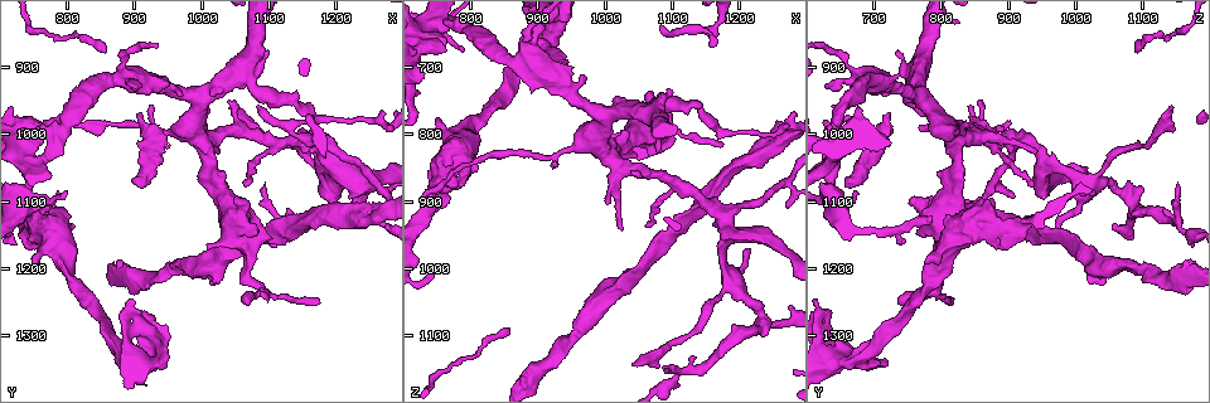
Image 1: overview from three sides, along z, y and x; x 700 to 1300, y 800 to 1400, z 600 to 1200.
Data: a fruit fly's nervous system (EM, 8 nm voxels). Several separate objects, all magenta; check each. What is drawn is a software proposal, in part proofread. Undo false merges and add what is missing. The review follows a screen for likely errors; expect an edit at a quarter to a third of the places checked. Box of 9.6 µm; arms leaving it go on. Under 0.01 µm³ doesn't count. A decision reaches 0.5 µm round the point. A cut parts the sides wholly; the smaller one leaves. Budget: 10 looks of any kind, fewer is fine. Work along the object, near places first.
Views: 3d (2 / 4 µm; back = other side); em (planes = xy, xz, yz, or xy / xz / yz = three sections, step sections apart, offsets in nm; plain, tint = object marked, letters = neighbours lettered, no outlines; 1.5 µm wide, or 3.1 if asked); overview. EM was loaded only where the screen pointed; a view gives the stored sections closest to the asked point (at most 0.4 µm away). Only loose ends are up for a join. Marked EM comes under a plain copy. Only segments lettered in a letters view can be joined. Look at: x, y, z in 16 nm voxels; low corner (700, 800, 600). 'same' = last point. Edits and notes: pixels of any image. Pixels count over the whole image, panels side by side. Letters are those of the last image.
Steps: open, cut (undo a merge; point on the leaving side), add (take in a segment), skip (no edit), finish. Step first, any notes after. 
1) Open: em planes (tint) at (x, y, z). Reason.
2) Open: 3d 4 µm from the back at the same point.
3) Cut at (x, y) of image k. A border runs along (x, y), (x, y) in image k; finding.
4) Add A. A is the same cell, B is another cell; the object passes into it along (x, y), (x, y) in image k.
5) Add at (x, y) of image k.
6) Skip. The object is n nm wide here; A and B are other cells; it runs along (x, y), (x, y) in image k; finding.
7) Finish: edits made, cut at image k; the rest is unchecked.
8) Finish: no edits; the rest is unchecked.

Open: 3d 4 µm at (885, 885, 650). Thick turns thin.

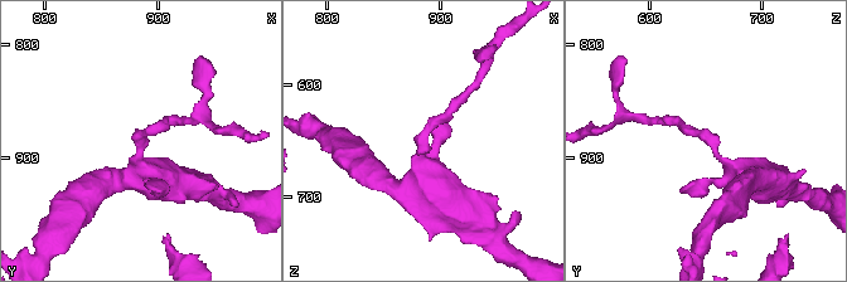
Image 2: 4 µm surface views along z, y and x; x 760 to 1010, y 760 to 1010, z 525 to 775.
Open: em yz step 4 (tint) at (886, 888, 656).

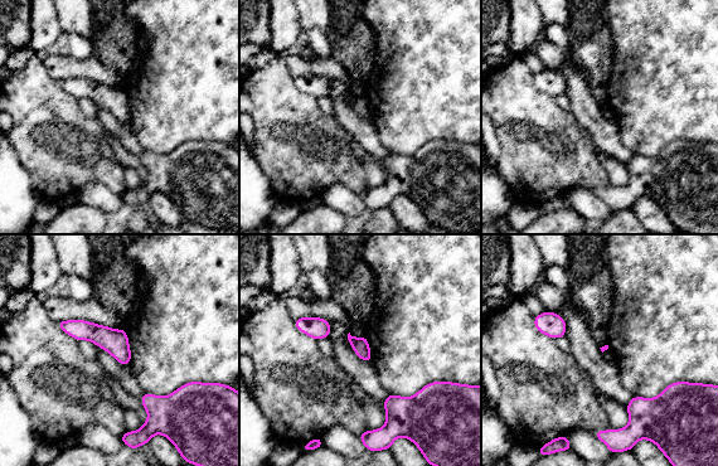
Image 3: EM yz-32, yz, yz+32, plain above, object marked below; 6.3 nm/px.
Open: em planes (letters) at the same point.

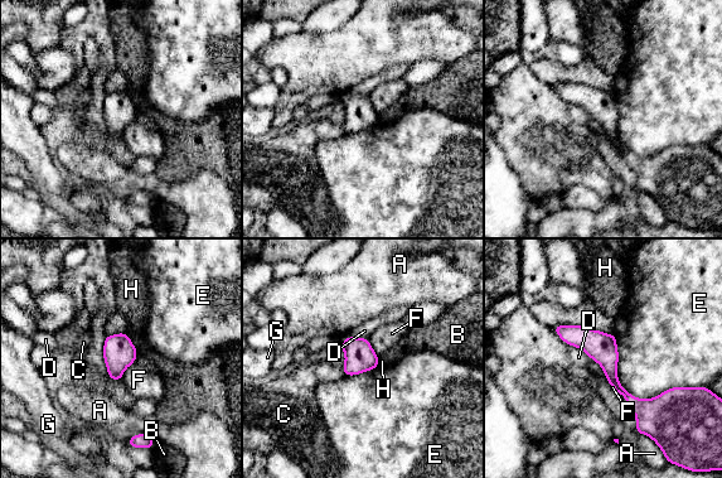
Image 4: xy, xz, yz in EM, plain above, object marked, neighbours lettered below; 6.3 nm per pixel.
Skip. The object is 190 nm wide here; A, B, C, D, E, F, G and H are other cells; it runs along (558, 328), (582, 337), (636, 405), (669, 399) in image 4; all the same neuron.

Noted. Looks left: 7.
Open: 3d 2 µm at (750, 1045, 640).

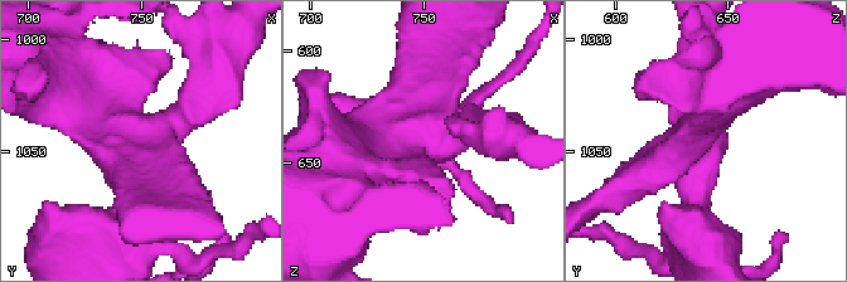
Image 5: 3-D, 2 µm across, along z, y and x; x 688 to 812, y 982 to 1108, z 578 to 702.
Open: em planes (letters) at (750, 1045, 638). 4 arms meet here.

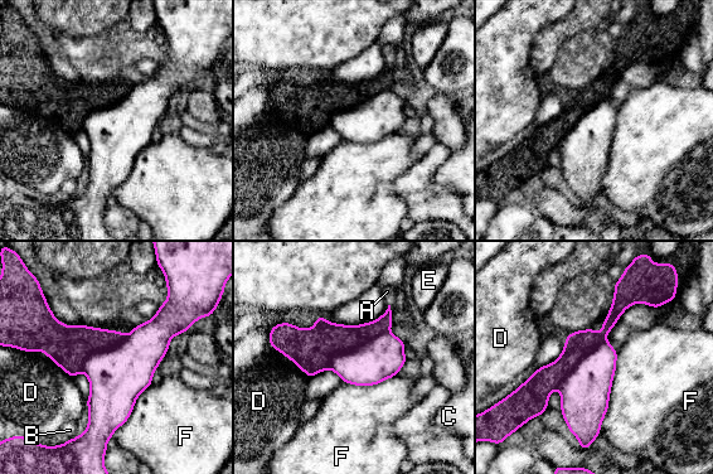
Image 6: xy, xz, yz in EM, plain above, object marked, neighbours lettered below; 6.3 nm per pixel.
Cut at (316, 346) of image 6. The object is 380 nm wide here; A, B, C, D, E and F are other cells; a border runs along (388, 330), (335, 353), (329, 367) in image 6; two neurons meet here.

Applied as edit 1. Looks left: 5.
Open: overview. See it whole again.

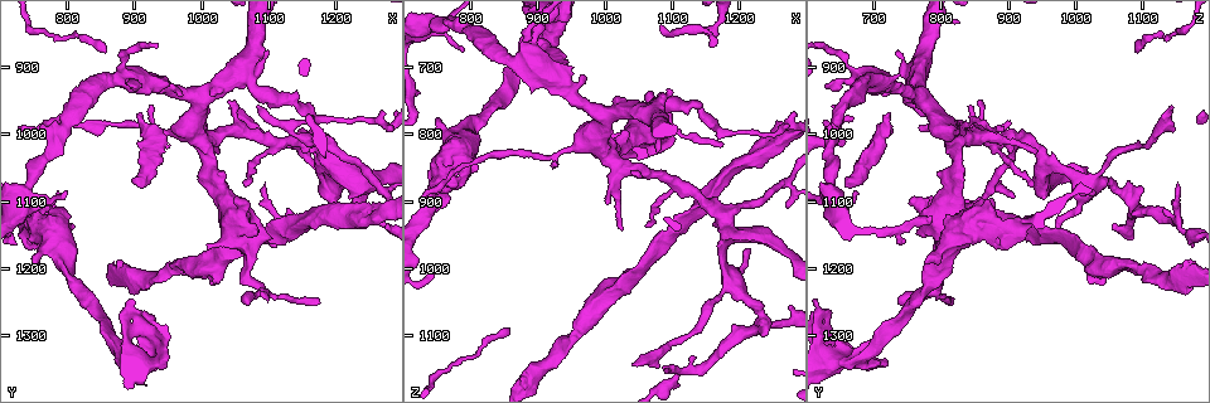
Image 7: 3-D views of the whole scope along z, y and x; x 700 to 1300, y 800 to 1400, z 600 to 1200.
Open: em planes (letters) at (900, 1075, 655). Stops while still wide.

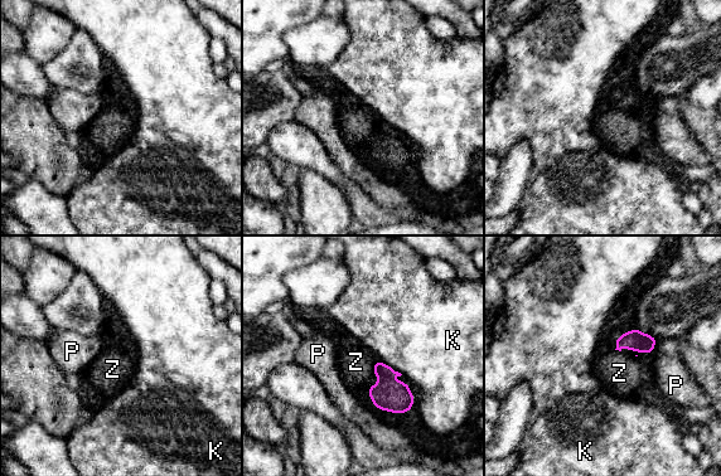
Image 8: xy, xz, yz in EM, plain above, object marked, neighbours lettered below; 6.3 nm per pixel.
Add Z. Z is the same cell, K and P are other cells; the object passes into it along (396, 397), (373, 367), (356, 362) in image 8; the neuron continues.

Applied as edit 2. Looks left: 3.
Open: em xy step 4 (letters) at (750, 1195, 775). Branch stops here.

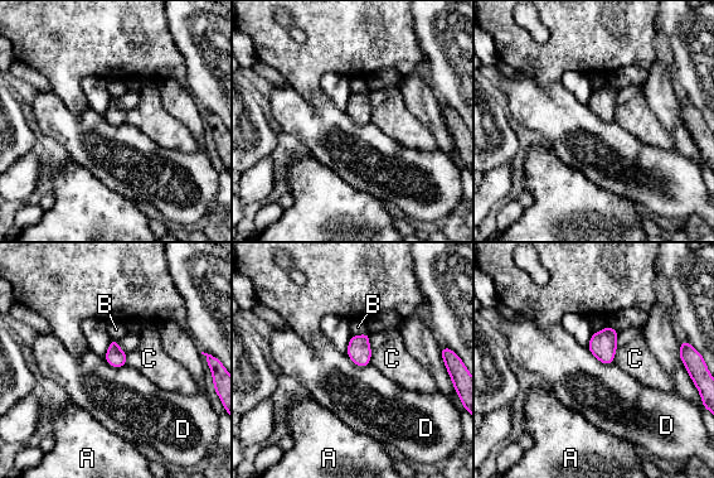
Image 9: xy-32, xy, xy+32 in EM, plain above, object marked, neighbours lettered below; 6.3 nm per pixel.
Open: em planes (letters) at the same point.

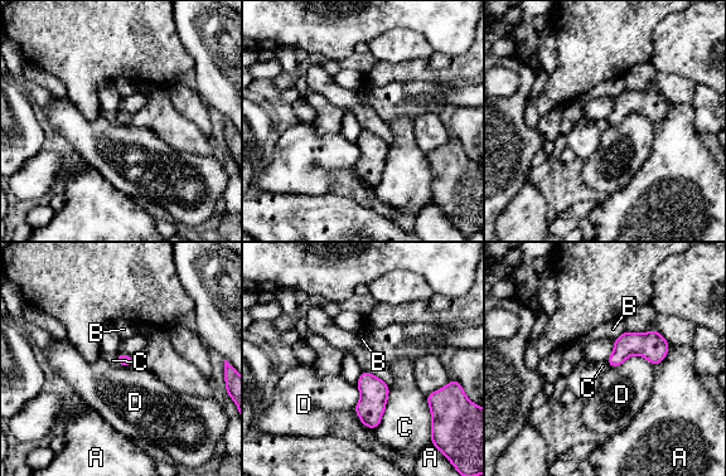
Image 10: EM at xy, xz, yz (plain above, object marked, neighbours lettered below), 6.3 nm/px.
Skip. A, B, C and D are other cells; a border runs along (652, 364), (629, 355), (609, 367) in image 10; no lettered segment goes on from it.

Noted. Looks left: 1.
Finish: edits made, cut at image 6, add at image 8; the rest is unchecked.

